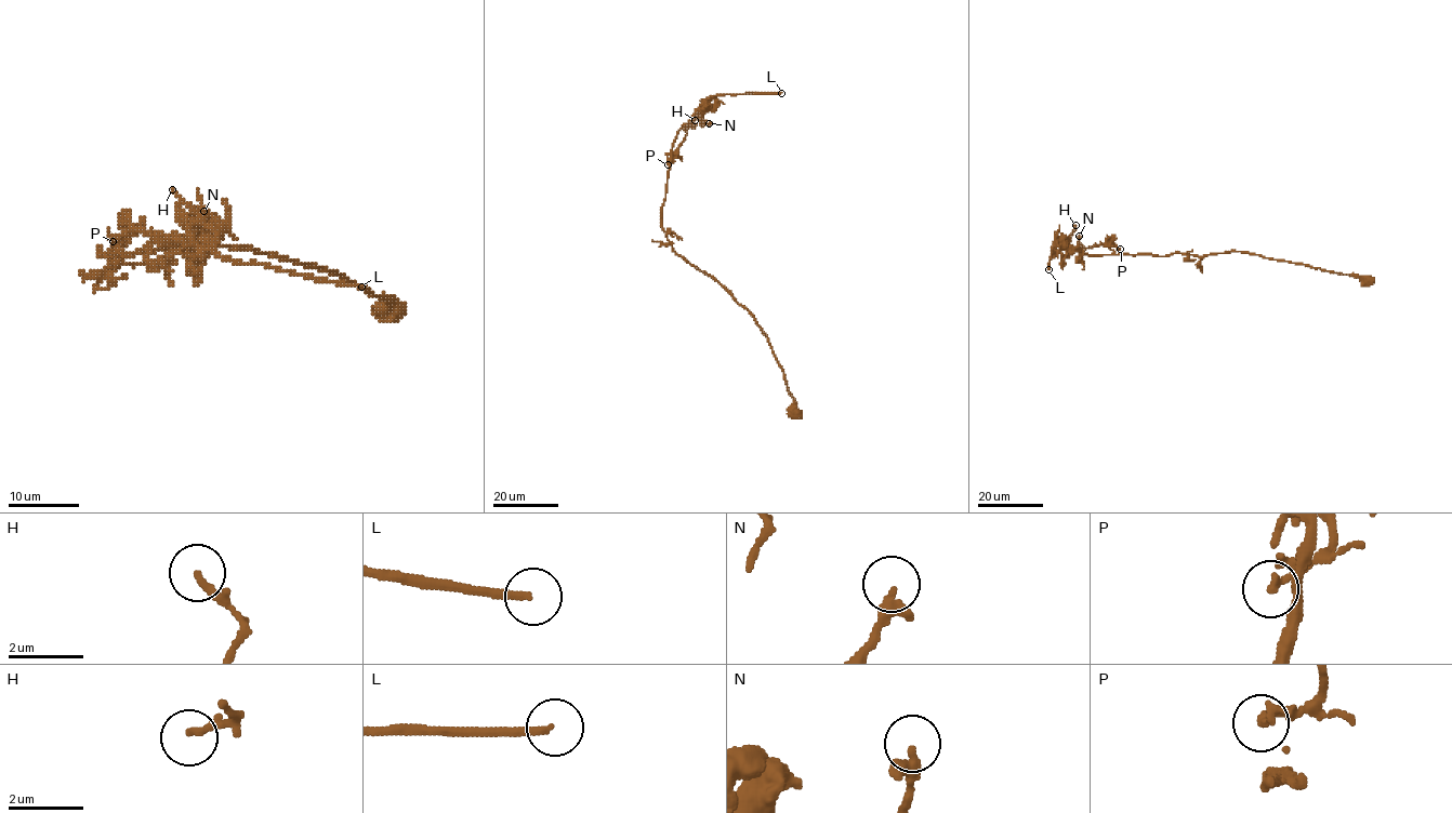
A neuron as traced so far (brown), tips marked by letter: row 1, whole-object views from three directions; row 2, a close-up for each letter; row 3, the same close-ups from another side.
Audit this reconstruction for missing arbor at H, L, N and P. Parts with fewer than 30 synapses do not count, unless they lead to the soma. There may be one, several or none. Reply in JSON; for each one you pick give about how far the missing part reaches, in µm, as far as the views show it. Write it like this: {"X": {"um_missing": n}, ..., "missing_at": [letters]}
{"L": {"um_missing": 150}, "missing_at": ["L"]}

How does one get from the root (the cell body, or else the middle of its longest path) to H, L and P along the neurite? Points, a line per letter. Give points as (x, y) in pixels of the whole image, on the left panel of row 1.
H: (390, 309), (337, 271), (249, 249), (101, 256), (188, 236), (194, 225), (172, 189)
L: (390, 309), (337, 271), (249, 249), (101, 251), (186, 241), (361, 287)
P: (390, 309), (337, 271), (249, 249), (101, 256), (136, 254), (154, 238), (126, 230), (113, 241)

